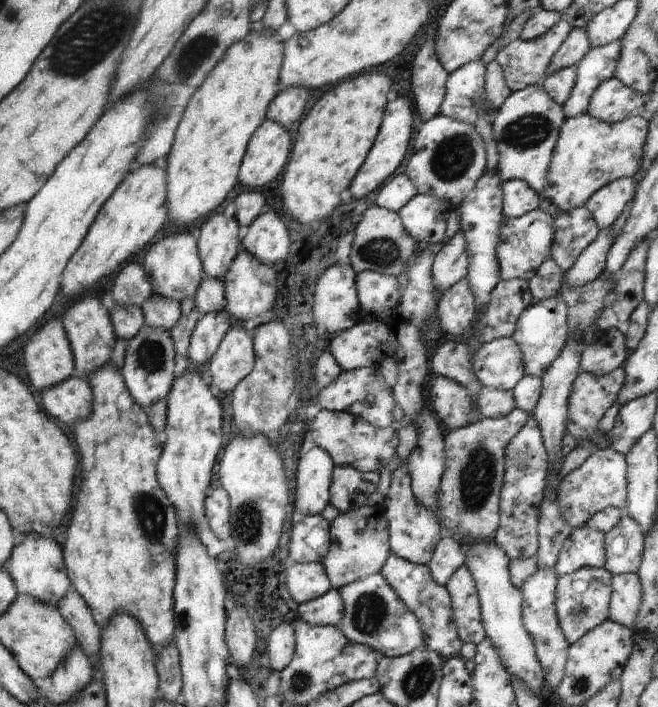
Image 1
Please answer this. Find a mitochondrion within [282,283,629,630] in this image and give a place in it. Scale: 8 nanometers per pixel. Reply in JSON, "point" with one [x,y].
{"point":[477,479]}

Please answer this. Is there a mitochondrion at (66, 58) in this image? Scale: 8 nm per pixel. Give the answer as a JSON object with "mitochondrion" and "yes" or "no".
{"mitochondrion":"yes"}

